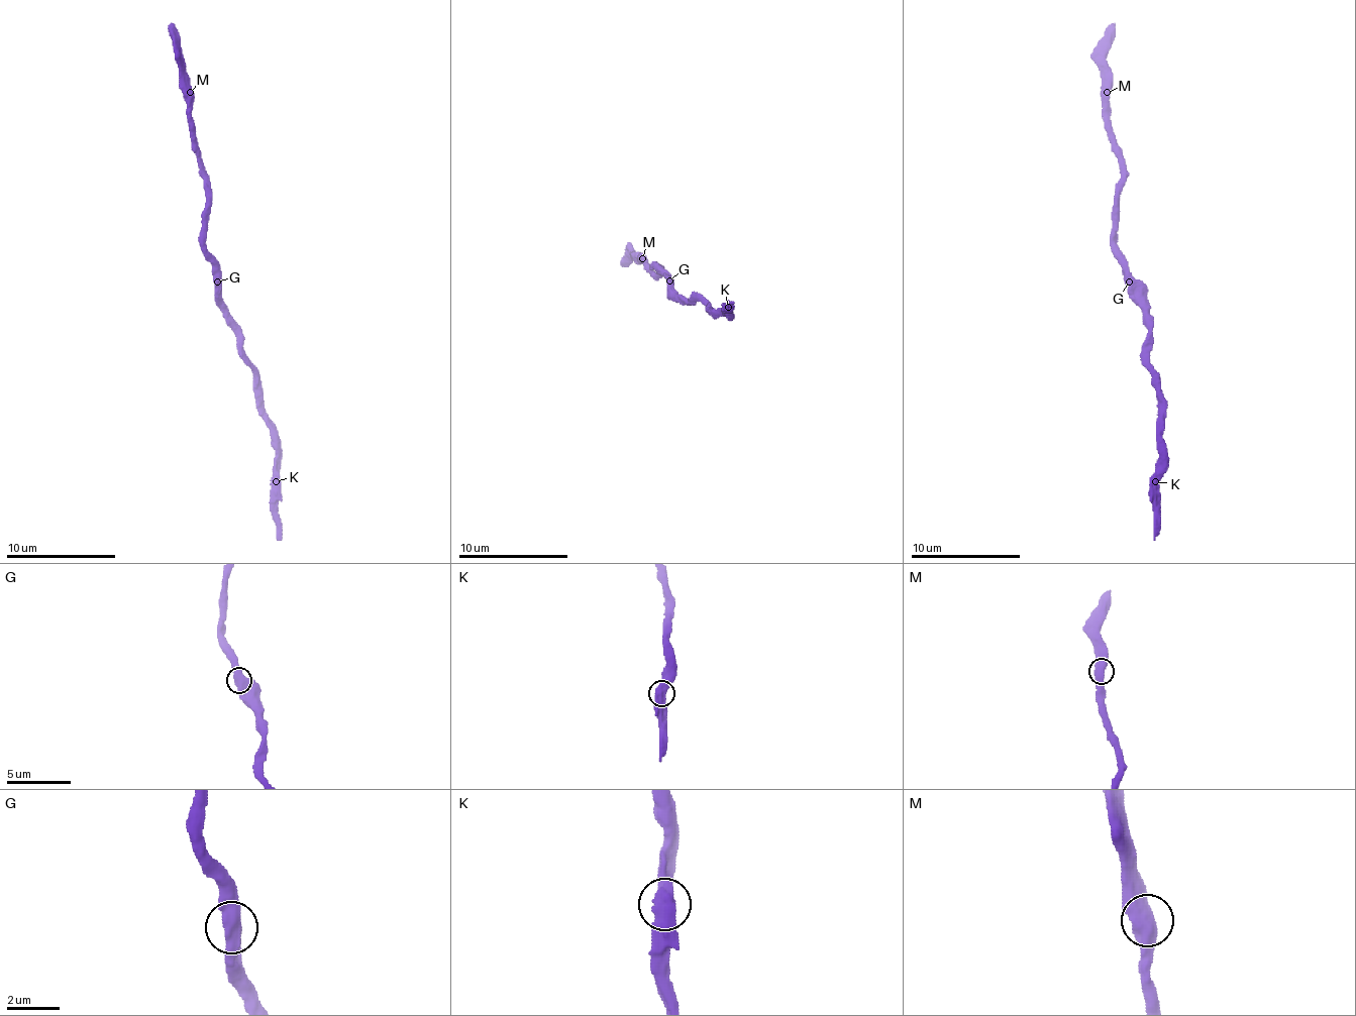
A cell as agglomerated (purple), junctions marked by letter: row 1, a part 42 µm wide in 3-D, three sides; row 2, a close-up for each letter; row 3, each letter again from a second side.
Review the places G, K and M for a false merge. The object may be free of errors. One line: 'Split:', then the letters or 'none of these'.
Split: none of these

